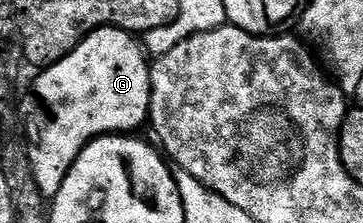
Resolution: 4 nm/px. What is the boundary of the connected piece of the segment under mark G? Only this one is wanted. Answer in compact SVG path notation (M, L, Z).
M97 28L87 36L76 49L73 50L66 58L62 58L56 64L51 64L49 68L43 69L39 73L40 77L36 80L36 93L28 96L22 102L22 132L26 137L26 145L30 166L33 168L34 180L38 184L38 190L45 198L54 198L58 194L58 190L62 186L62 182L66 178L66 174L70 170L70 166L74 166L74 162L78 158L78 154L82 154L82 150L92 140L97 140L100 136L115 136L117 134L136 134L139 128L149 123L150 113L152 110L152 69L150 67L149 57L144 57L142 49L136 45L137 37L131 32L123 32L121 28Z

